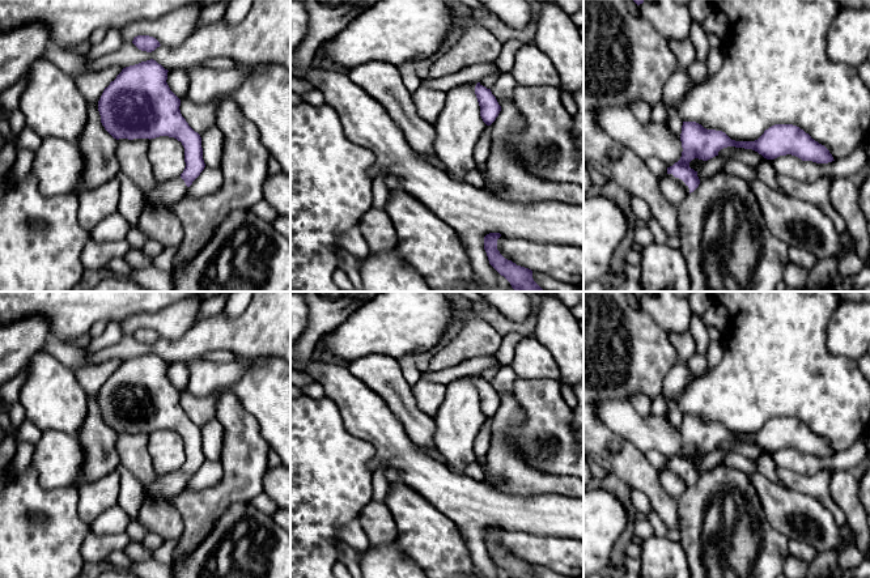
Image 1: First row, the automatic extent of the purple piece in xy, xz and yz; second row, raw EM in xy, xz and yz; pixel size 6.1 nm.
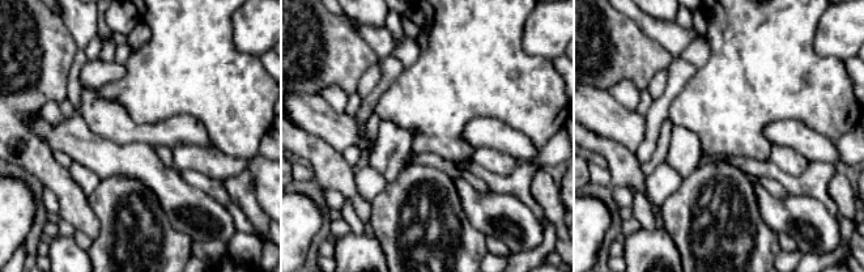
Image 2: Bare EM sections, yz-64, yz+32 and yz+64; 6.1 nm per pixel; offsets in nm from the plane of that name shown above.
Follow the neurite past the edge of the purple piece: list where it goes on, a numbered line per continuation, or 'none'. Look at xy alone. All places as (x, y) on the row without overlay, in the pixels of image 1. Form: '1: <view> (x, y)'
1: xy (170, 484)

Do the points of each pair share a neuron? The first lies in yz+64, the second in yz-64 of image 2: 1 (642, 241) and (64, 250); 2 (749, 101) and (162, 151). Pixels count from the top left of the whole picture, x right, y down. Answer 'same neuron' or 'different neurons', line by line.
1: same neuron
2: different neurons

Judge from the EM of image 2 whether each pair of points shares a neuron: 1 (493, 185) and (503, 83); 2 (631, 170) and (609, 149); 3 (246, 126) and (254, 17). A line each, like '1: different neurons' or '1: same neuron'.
1: different neurons
2: same neuron
3: different neurons

